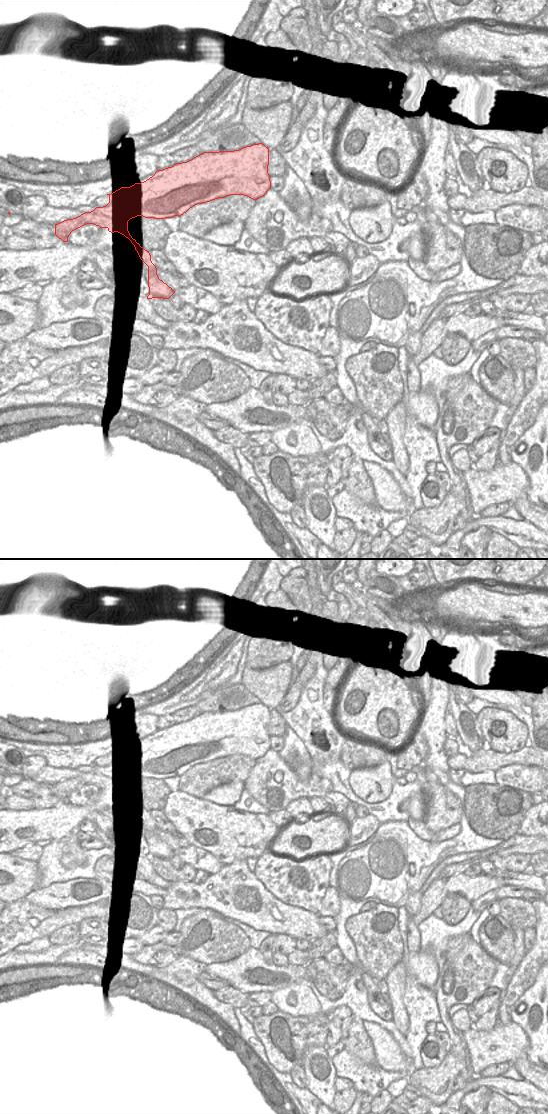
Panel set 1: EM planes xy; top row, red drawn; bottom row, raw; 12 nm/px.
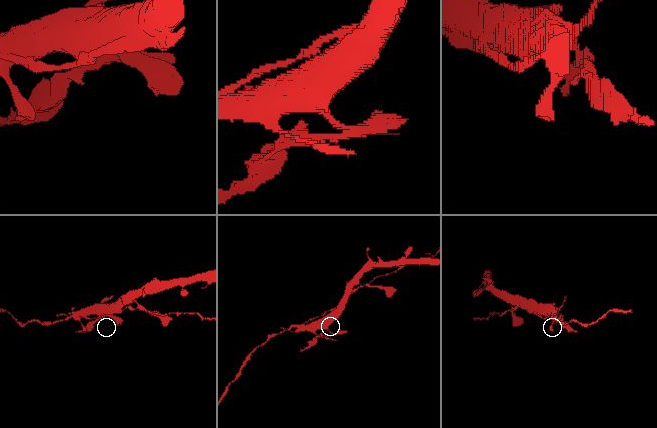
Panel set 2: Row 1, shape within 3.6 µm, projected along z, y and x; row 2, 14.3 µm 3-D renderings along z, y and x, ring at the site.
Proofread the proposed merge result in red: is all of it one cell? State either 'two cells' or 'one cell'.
two cells

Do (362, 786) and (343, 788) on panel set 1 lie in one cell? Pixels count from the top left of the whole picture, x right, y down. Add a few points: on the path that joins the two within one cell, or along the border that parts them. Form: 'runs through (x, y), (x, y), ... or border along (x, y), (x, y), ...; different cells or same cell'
border along (350, 771), (350, 788), (367, 803); different cells

